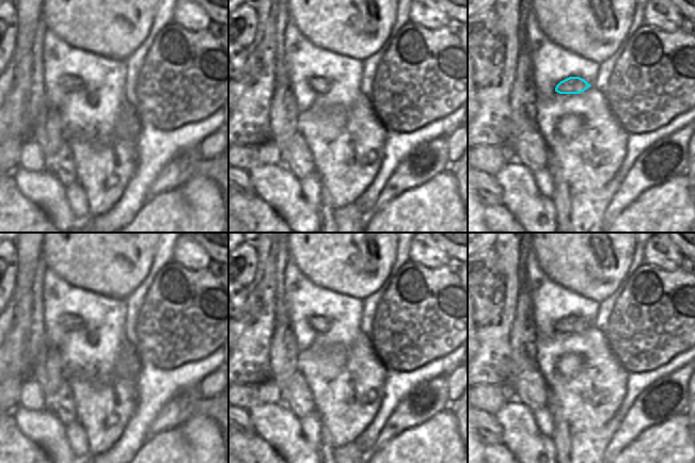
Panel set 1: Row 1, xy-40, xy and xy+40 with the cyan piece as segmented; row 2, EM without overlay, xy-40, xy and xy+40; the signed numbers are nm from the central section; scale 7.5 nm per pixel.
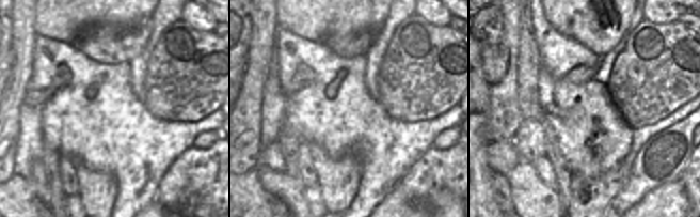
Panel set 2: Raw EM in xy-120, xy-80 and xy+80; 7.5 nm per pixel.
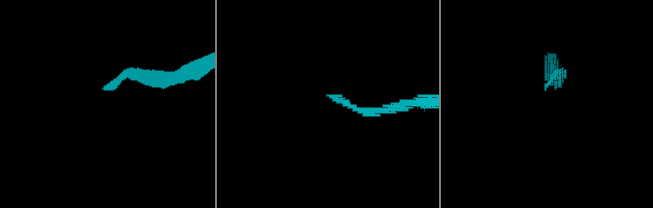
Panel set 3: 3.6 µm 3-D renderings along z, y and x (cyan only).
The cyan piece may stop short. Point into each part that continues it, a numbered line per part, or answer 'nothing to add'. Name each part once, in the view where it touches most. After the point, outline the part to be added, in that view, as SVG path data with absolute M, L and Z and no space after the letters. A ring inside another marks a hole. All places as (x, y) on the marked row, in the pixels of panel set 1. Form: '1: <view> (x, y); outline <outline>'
nothing to add

